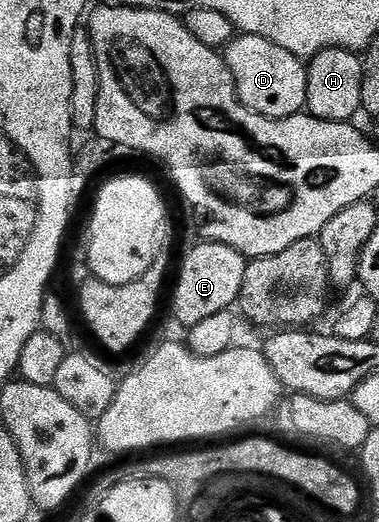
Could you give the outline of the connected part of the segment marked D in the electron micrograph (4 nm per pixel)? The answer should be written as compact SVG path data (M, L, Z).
M239 34L224 48L224 58L238 101L248 110L269 119L287 119L306 111L307 64L288 49L264 37Z

